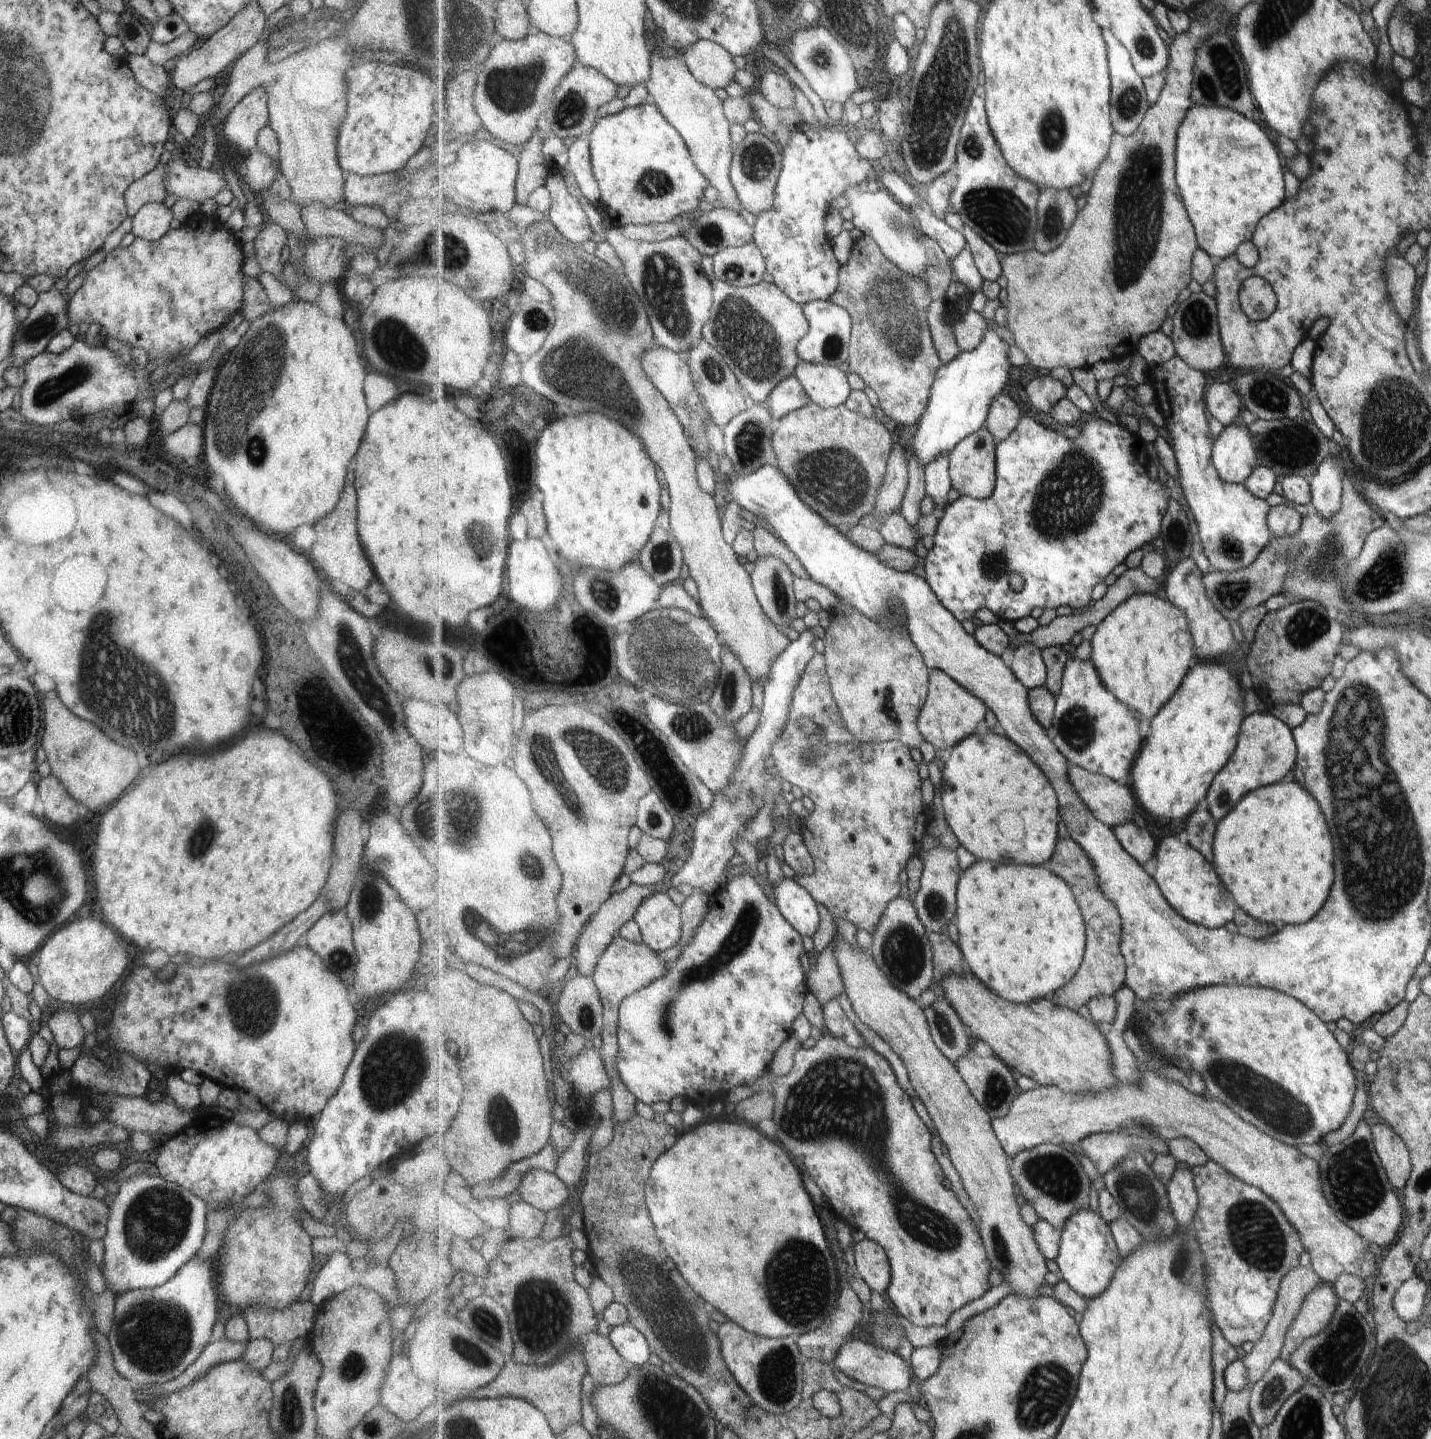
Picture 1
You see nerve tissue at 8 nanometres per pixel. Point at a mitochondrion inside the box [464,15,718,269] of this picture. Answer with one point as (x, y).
(511, 89)

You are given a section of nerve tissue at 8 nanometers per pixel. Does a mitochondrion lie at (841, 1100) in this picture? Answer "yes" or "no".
yes

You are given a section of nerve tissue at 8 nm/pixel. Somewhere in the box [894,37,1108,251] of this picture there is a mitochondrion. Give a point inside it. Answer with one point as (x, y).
(1053, 123)

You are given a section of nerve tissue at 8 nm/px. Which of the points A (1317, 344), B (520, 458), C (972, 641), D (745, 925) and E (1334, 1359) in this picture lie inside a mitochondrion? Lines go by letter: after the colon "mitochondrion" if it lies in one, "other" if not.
A: other
B: other
C: other
D: mitochondrion
E: mitochondrion

